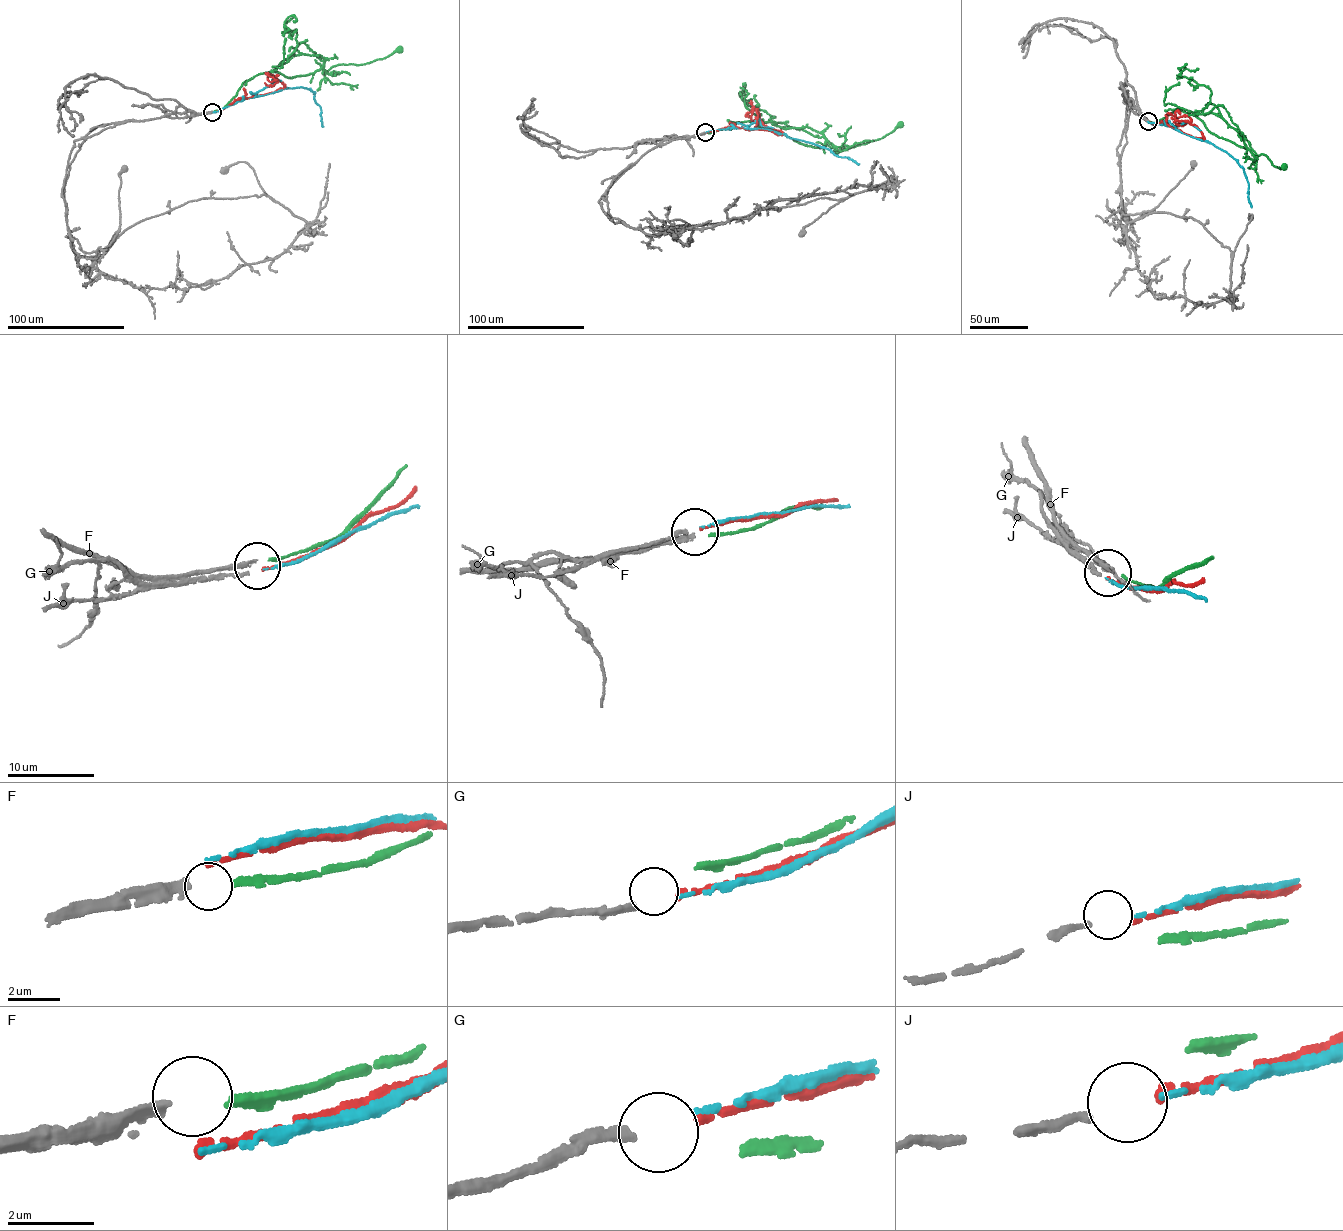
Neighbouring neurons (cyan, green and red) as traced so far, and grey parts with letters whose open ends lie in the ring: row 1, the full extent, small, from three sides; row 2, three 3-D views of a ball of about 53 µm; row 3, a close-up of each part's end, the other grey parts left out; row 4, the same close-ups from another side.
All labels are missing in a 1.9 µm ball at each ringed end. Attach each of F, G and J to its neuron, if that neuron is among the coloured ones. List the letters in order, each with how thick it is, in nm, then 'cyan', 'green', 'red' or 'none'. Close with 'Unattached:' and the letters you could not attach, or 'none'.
F: 240 nm | none
G: 260 nm | red
J: 200 nm | cyan
Unattached: F

